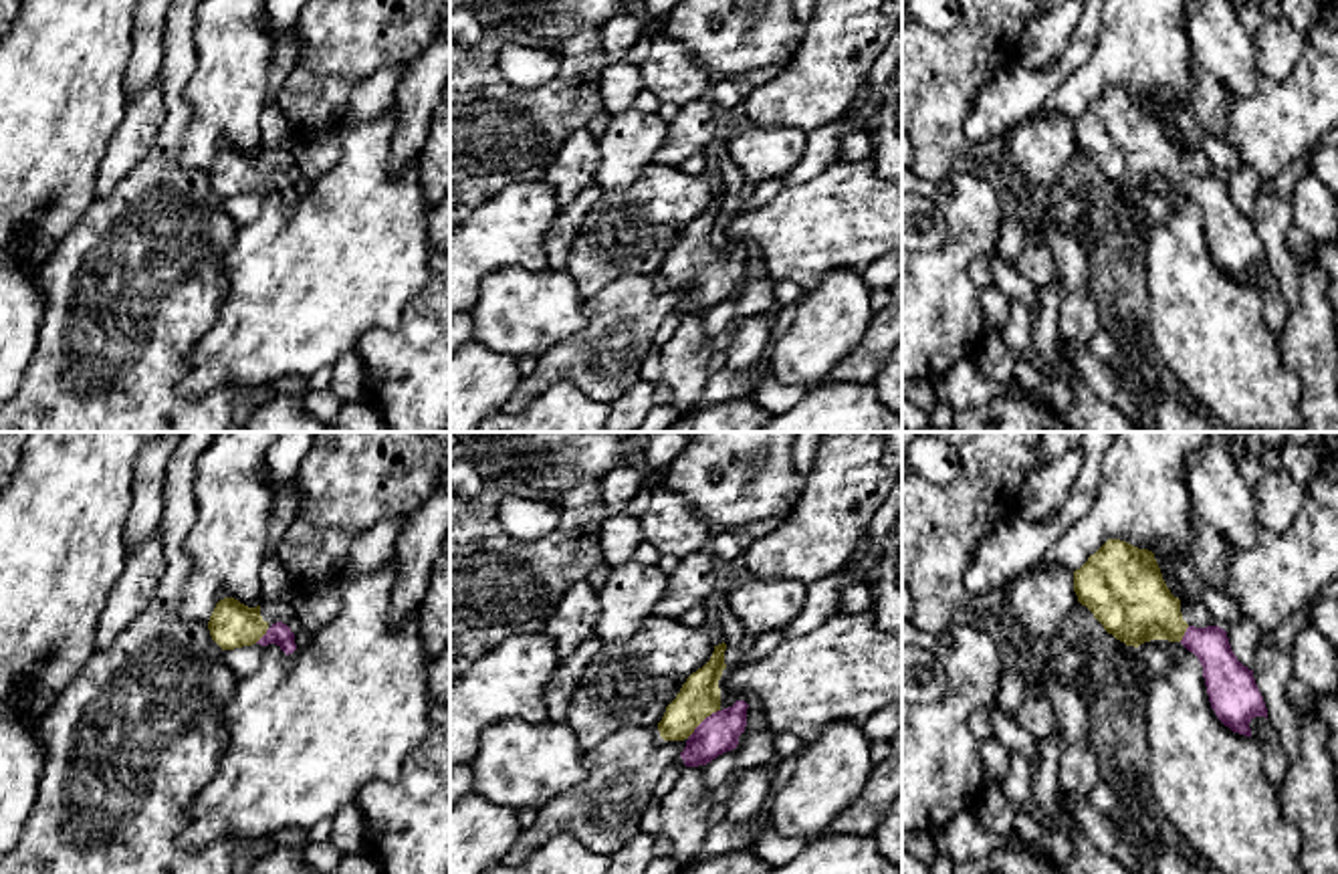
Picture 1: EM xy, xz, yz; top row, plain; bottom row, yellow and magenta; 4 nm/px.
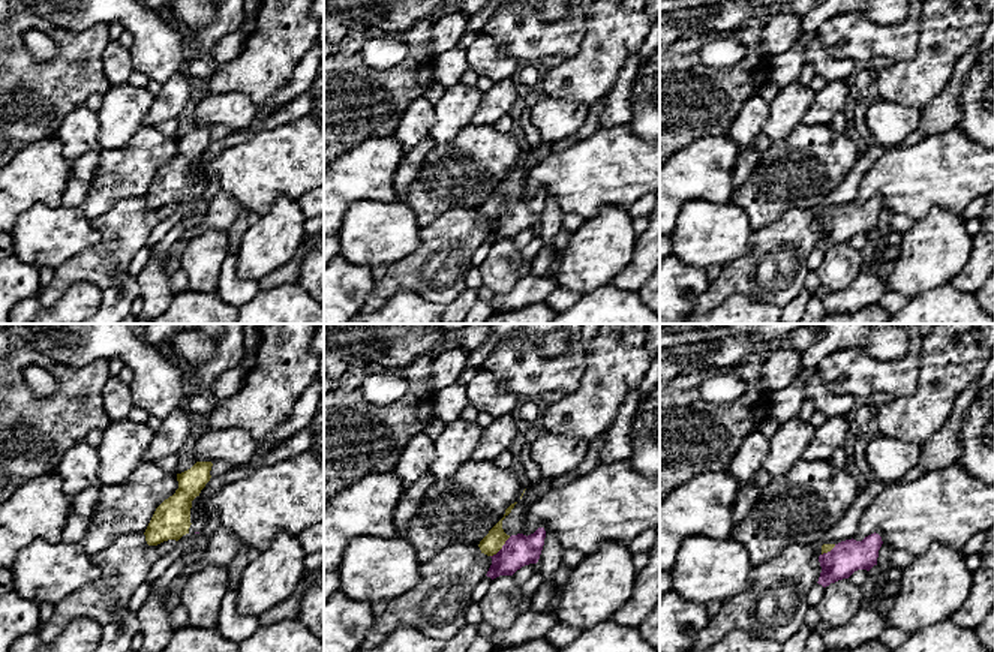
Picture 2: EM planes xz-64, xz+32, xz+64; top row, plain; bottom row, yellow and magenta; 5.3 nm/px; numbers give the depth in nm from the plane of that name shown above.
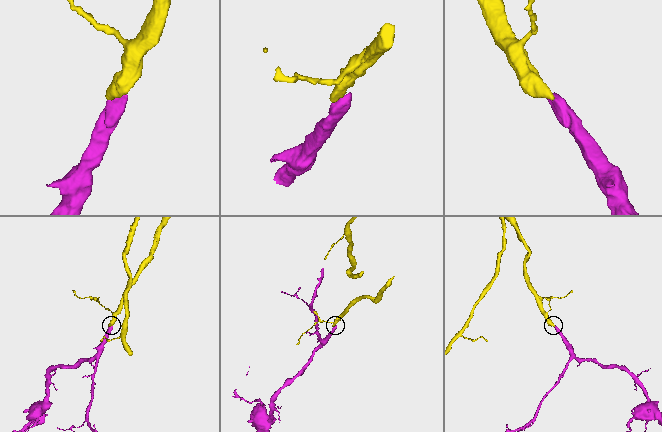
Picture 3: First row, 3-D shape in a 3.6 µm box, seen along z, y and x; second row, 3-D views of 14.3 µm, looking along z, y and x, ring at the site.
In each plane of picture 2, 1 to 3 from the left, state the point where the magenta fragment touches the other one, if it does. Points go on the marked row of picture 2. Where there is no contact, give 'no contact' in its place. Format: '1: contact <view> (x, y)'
1: no contact
2: contact xz+32 (501, 547)
3: contact xz+64 (828, 550)

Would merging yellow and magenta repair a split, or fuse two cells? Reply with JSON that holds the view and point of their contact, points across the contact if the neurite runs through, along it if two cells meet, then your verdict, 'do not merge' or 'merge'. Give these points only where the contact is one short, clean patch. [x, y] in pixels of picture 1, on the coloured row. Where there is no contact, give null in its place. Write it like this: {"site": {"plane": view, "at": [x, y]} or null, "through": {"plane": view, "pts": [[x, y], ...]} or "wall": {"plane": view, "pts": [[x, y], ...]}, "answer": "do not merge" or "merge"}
{"site": {"plane": "xz", "at": [703, 719]}, "through": {"plane": "xz", "pts": [[699, 697], [703, 719], [717, 733]]}, "answer": "merge"}

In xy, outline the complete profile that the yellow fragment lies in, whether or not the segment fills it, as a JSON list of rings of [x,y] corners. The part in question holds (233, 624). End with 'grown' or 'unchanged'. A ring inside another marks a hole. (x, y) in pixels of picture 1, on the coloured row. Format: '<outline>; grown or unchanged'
[[[224,597],[216,604],[208,630],[212,640],[222,650],[242,646],[268,646],[276,644],[287,656],[297,650],[295,634],[283,622],[268,624],[260,616],[260,606],[248,608],[234,597]]]; grown

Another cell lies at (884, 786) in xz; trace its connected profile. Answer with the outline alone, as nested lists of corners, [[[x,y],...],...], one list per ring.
[[[902,729],[890,739],[890,747],[888,757],[874,763],[862,795],[827,826],[825,834],[874,836],[880,820],[902,795]]]

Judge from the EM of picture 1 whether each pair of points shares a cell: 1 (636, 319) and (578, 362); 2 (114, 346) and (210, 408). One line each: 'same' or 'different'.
1: same
2: same

